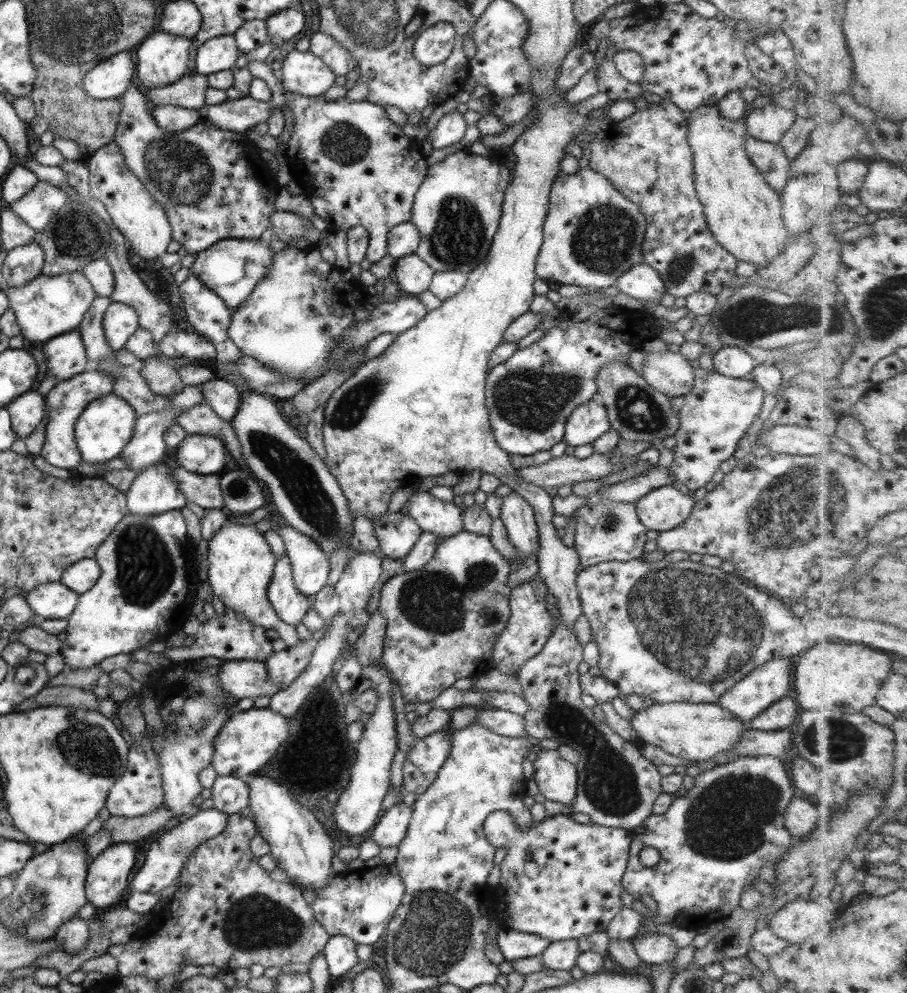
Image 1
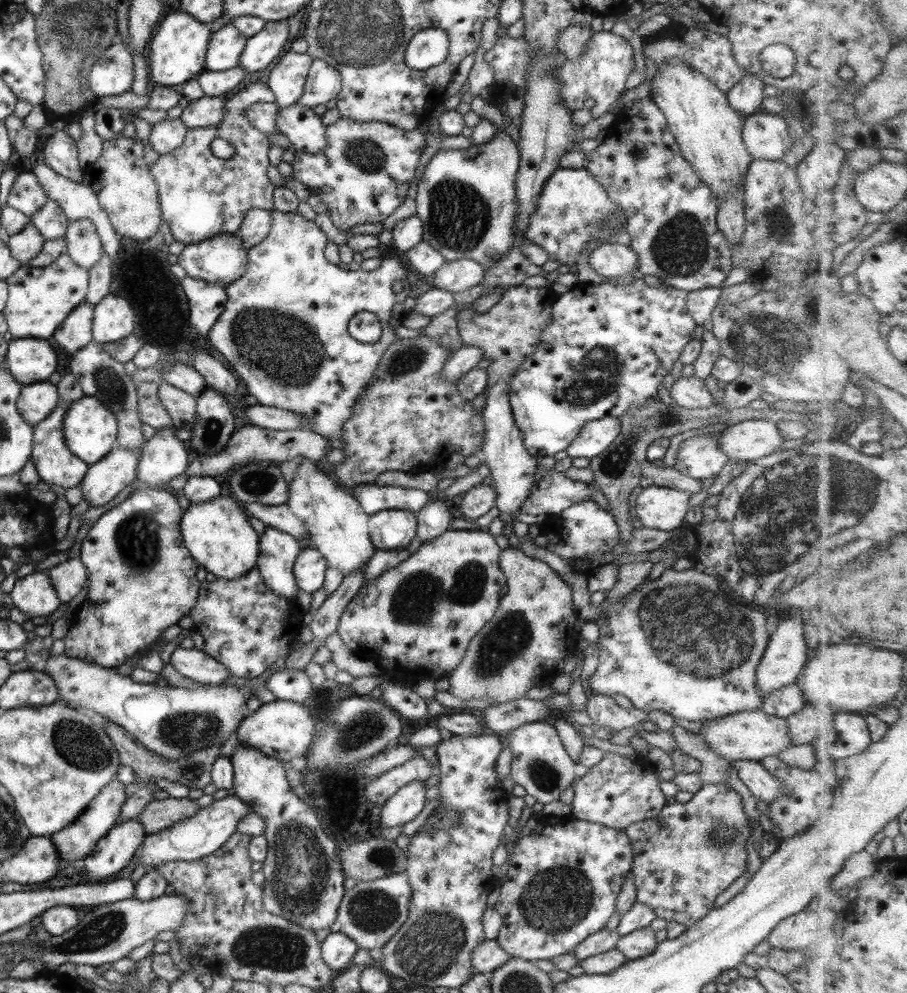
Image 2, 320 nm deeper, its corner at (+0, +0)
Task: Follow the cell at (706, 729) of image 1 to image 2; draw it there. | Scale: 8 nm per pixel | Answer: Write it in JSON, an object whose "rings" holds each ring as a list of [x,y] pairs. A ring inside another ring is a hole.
{"rings":[[[761,710],[751,712],[743,711],[737,714],[728,714],[716,718],[706,724],[699,732],[696,732],[706,743],[707,748],[721,758],[733,762],[735,760],[761,761],[771,758],[772,760],[789,748],[792,740],[785,719],[765,714]]]}

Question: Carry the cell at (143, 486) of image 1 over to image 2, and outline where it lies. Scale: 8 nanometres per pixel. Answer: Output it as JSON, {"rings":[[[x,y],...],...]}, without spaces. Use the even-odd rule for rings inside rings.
{"rings":[[[161,427],[155,429],[151,438],[146,440],[140,448],[140,457],[136,464],[136,478],[141,481],[141,485],[160,488],[173,476],[184,473],[190,463],[191,453],[187,443],[175,437],[175,429],[171,427]]]}

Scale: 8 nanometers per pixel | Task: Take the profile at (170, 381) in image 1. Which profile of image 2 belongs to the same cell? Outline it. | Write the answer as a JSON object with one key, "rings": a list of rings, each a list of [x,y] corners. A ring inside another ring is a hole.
{"rings":[[[159,380],[157,396],[171,418],[172,428],[190,429],[195,423],[196,398]]]}

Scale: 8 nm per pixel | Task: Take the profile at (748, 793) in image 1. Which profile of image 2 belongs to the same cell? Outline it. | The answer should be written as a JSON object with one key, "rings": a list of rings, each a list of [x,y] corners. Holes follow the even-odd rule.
{"rings":[[[704,784],[695,793],[689,801],[685,803],[672,803],[665,805],[656,818],[638,820],[624,828],[624,833],[630,839],[632,859],[630,872],[633,873],[633,882],[636,890],[636,901],[651,908],[657,918],[663,918],[665,921],[677,922],[685,927],[690,927],[694,922],[701,920],[707,912],[713,909],[713,903],[720,892],[729,886],[740,874],[746,870],[745,865],[745,843],[749,836],[748,817],[743,815],[741,810],[741,799],[727,784]]]}

